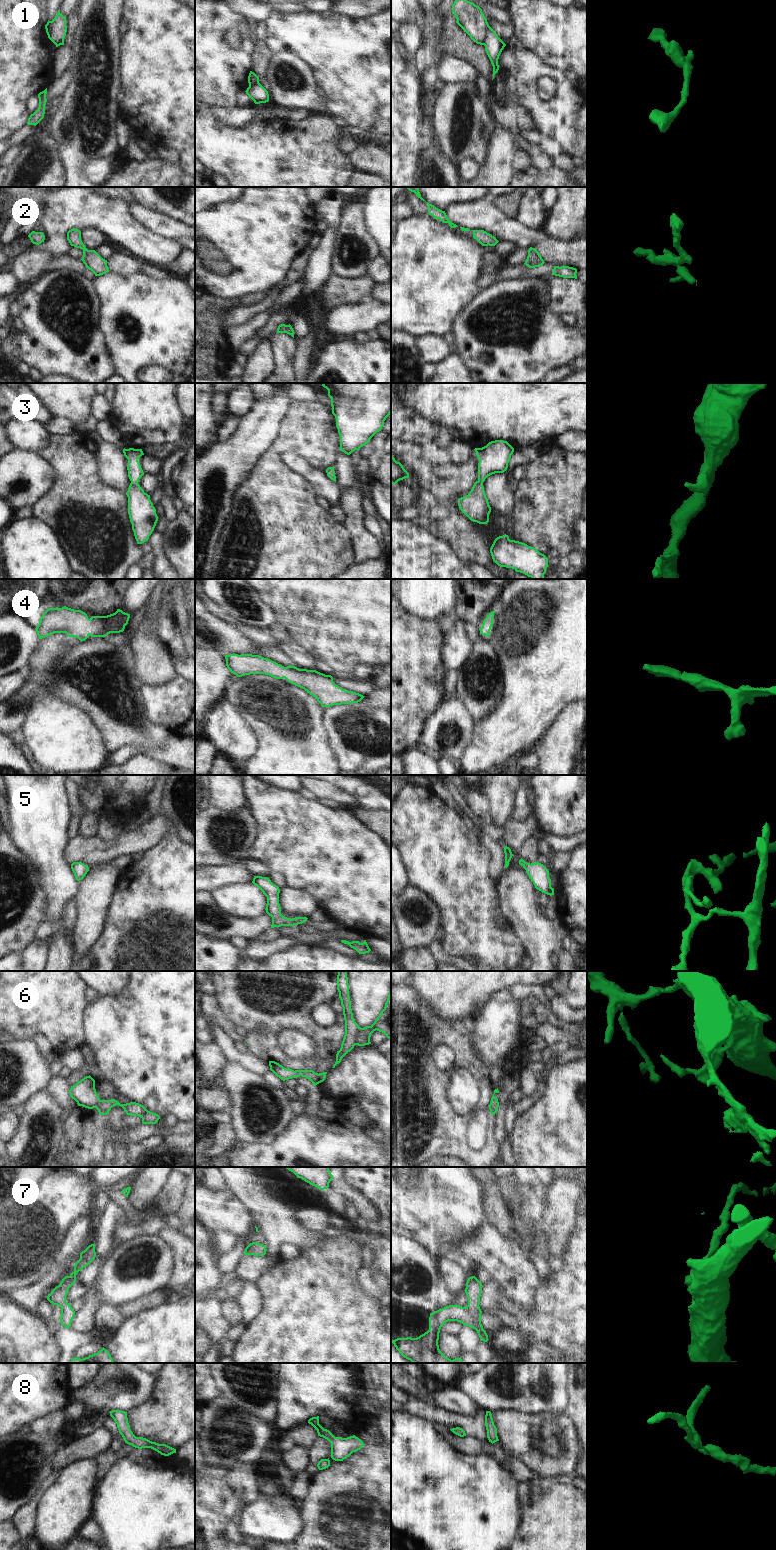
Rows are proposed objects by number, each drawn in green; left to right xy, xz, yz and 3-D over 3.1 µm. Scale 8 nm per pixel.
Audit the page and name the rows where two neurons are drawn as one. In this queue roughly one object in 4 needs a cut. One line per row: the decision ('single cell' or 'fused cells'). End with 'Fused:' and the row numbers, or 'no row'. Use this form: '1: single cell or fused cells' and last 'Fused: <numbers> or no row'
1: fused cells
2: single cell
3: single cell
4: single cell
5: single cell
6: single cell
7: single cell
8: single cell
Fused: 1

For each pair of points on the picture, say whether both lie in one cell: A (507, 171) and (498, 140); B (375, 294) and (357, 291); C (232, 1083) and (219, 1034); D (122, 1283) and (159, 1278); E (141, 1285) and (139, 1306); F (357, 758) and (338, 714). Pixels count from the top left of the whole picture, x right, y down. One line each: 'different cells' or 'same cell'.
A: same cell
B: different cells
C: different cells
D: same cell
E: different cells
F: same cell

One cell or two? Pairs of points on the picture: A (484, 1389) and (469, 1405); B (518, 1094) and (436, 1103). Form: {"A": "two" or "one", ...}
{"A": "two", "B": "two"}

